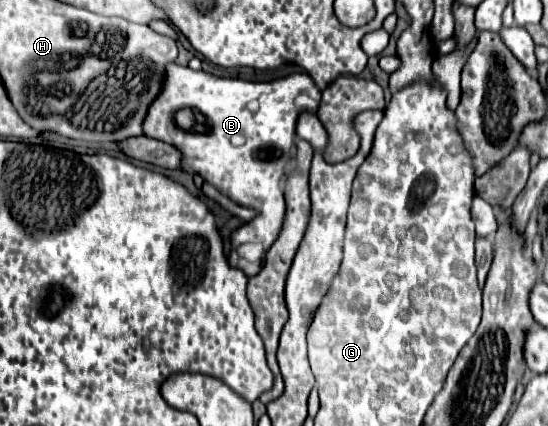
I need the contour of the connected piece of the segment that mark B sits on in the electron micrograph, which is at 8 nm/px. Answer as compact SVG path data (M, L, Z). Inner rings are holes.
M171 63L171 67L167 67L167 79L163 79L163 87L159 95L153 99L151 111L147 111L147 119L143 119L143 135L169 143L183 155L181 171L201 175L207 183L223 191L223 195L227 195L237 205L257 211L255 219L247 221L245 225L241 225L231 233L229 265L242 270L248 277L256 275L261 270L266 250L281 231L281 223L285 215L283 179L285 179L285 165L295 155L295 149L293 149L295 121L301 111L315 111L319 105L319 99L321 99L321 91L317 89L317 85L307 73L293 73L269 83L253 83L253 81L241 81L231 77L215 77L205 71L193 71L189 67ZM181 111L193 113L195 123L191 125L179 123L177 113Z

